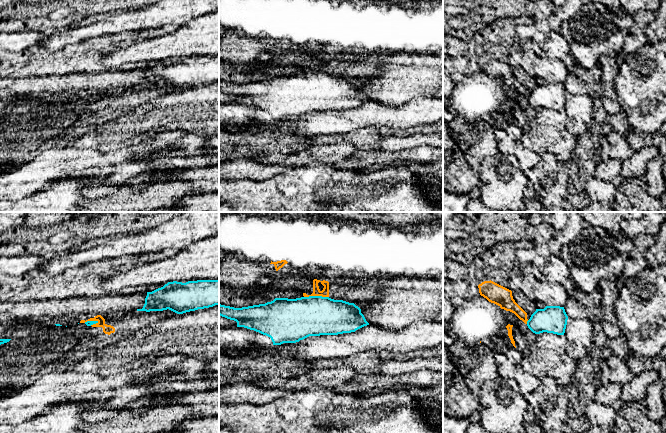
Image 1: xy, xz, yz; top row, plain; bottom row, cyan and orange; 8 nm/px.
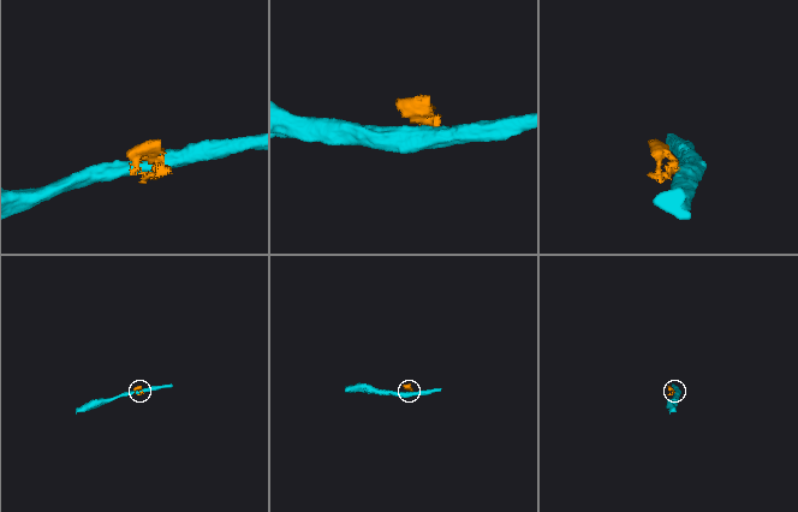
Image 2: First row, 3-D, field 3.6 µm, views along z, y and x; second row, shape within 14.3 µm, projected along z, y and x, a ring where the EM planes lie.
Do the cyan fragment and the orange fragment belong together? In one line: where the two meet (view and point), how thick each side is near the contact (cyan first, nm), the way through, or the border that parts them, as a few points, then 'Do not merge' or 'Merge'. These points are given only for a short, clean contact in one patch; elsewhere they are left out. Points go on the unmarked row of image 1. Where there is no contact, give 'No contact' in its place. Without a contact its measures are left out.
Touches cyan at xz (316, 72). Thickness 340 nm (cyan) against 60 nm. Boundary: xz (328, 72), (304, 73). Do not merge

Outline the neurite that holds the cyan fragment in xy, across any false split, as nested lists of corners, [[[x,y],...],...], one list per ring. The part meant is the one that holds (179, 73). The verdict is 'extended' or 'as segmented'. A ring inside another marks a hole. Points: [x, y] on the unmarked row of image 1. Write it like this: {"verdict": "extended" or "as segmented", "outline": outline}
{"verdict": "as segmented", "outline": [[[219,56],[168,58],[163,63],[147,68],[145,80],[137,87],[171,86],[183,90],[219,81]]]}

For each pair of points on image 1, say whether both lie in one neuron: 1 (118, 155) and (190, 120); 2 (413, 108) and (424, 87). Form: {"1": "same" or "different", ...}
{"1": "different", "2": "different"}

